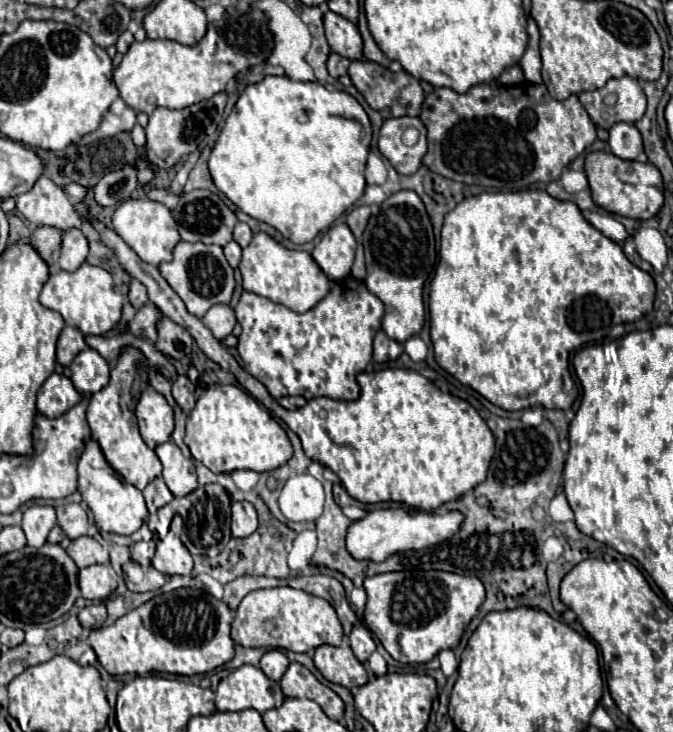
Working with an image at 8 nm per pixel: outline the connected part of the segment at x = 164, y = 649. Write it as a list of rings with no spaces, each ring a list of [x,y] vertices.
[[[182,587],[152,597],[142,607],[122,615],[110,627],[92,629],[88,643],[110,675],[196,675],[214,671],[234,657],[230,625],[232,613],[226,603],[214,599],[204,589]]]

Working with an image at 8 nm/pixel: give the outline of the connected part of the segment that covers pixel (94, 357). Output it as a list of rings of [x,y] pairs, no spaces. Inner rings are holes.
[[[84,349],[80,351],[72,365],[70,365],[70,371],[72,371],[72,383],[74,387],[84,393],[84,395],[94,395],[98,393],[102,387],[106,387],[108,383],[108,375],[110,375],[110,369],[108,369],[108,363],[104,361],[104,357],[94,351],[94,349]]]

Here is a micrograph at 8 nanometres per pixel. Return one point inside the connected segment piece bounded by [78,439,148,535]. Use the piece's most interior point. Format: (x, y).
(118, 507)

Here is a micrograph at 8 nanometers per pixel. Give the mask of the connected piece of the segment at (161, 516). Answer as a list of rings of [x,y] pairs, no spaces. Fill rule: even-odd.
[[[218,483],[198,487],[196,491],[184,495],[184,497],[176,497],[170,505],[158,509],[156,514],[149,516],[149,529],[159,538],[165,537],[174,515],[180,515],[184,519],[184,529],[182,529],[180,539],[192,555],[216,557],[230,541],[230,495]]]

